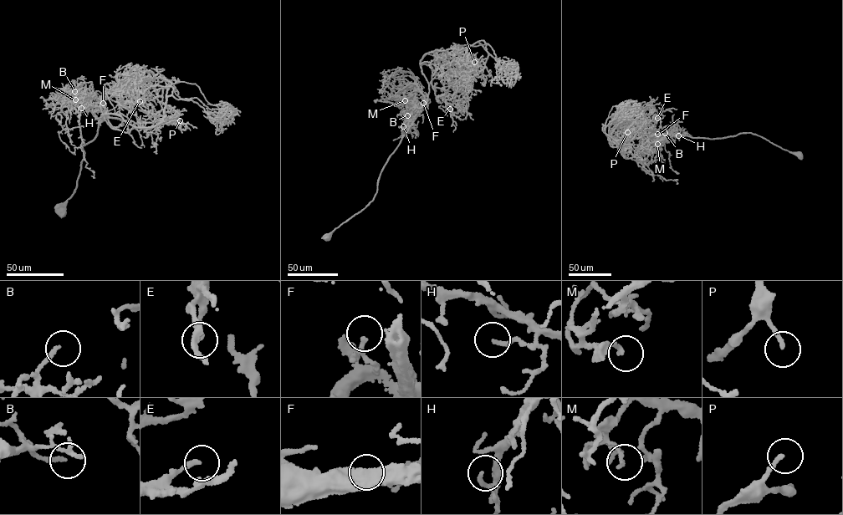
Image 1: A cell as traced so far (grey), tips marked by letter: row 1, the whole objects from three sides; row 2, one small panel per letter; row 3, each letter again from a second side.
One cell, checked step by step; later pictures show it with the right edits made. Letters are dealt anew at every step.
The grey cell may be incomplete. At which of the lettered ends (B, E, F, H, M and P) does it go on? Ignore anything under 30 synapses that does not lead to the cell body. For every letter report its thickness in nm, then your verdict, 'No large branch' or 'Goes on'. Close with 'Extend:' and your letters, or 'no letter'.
B: Thickness 170 nm. Goes on
E: Thickness 180 nm. No large branch
F: Thickness 160 nm. No large branch
H: Thickness 160 nm. No large branch
M: Thickness 140 nm. No large branch
P: Thickness 160 nm. No large branch
Extend: B

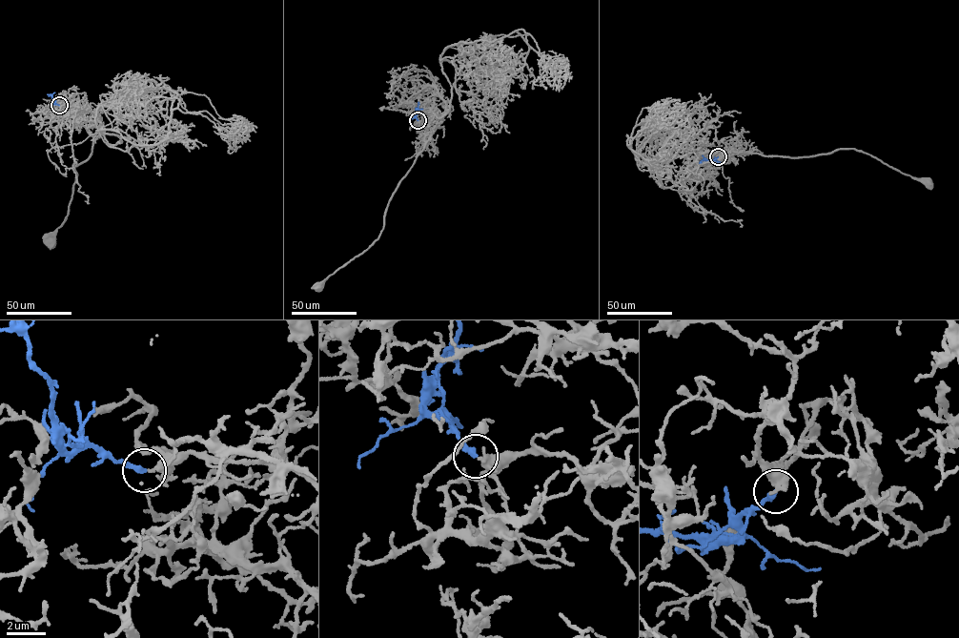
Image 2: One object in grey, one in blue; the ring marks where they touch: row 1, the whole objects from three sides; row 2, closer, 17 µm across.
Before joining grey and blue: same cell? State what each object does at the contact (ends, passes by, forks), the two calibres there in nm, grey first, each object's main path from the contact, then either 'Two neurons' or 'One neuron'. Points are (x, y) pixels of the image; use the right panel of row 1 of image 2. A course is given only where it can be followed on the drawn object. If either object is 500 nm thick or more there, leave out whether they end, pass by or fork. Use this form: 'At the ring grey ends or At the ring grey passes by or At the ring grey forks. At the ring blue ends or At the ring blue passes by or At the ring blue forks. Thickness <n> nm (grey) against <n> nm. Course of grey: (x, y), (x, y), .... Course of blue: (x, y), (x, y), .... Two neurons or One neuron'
At the ring grey passes by. At the ring blue ends. Thickness 260 nm (grey) against 280 nm. Course of grey: (718, 156), (718, 152), (726, 151), (795, 158), (851, 149), (871, 154), (903, 174), (929, 182). Course of blue: (718, 156), (713, 160), (703, 158), (699, 163). One neuron

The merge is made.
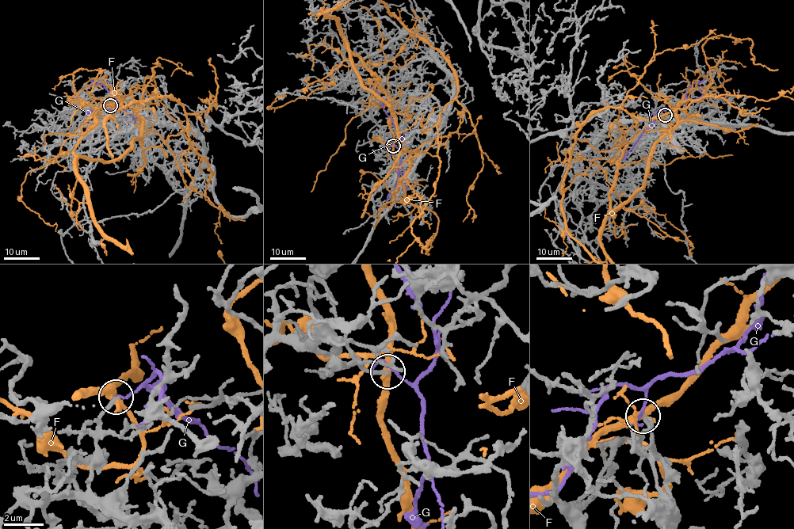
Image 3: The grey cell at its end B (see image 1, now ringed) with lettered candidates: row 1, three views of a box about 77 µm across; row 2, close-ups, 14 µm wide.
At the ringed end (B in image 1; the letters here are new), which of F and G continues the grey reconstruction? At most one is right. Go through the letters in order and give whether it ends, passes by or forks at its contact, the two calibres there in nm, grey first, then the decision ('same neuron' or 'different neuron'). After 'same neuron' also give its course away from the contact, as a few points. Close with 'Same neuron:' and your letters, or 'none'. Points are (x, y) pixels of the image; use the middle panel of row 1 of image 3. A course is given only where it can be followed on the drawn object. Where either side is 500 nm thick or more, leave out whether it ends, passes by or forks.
F: it passes by; 180 nm thick on the grey side, 320 nm on the other; different neuron
G: it passes by; 180 nm thick on the grey side, 110 nm on the other; different neuron
Same neuron: none

